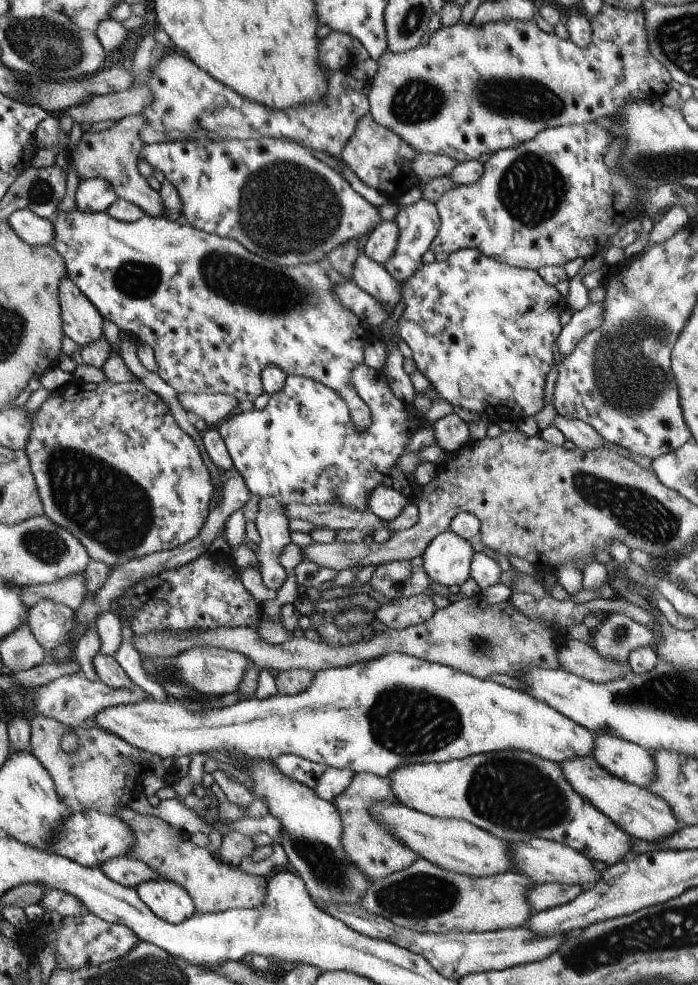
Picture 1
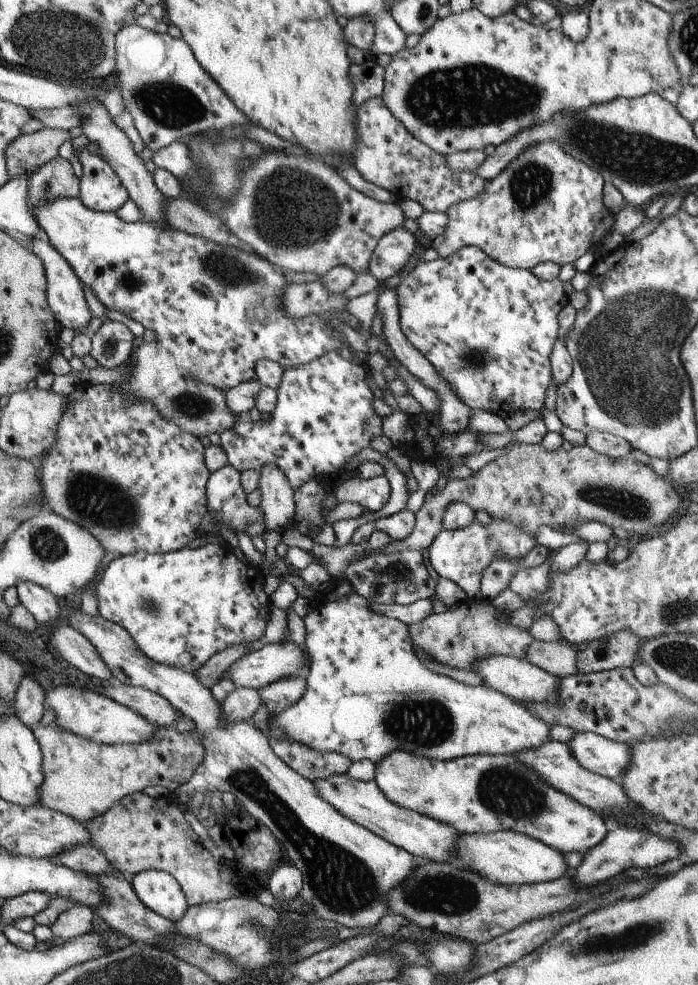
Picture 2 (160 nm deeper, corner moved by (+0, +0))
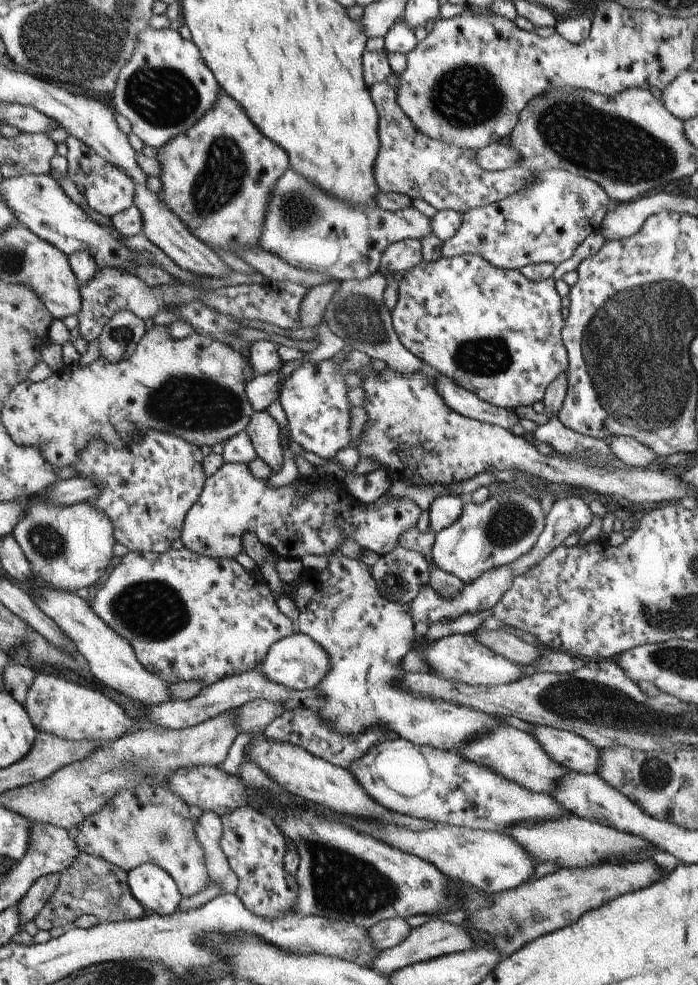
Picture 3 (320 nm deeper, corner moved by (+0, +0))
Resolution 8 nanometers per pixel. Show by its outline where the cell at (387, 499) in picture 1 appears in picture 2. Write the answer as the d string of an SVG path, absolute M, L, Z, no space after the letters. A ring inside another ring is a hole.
M384 475L362 480L350 478L337 486L333 494L338 502L349 501L375 512L389 498L389 483Z

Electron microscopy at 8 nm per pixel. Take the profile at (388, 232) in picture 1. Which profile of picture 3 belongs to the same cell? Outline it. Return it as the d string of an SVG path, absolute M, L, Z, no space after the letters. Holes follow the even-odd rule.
M403 239L385 248L381 254L378 272L402 274L421 261L419 239Z

